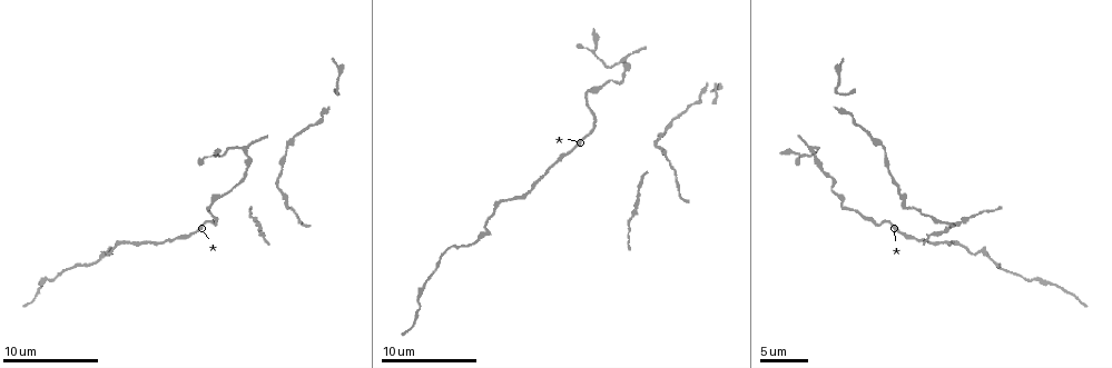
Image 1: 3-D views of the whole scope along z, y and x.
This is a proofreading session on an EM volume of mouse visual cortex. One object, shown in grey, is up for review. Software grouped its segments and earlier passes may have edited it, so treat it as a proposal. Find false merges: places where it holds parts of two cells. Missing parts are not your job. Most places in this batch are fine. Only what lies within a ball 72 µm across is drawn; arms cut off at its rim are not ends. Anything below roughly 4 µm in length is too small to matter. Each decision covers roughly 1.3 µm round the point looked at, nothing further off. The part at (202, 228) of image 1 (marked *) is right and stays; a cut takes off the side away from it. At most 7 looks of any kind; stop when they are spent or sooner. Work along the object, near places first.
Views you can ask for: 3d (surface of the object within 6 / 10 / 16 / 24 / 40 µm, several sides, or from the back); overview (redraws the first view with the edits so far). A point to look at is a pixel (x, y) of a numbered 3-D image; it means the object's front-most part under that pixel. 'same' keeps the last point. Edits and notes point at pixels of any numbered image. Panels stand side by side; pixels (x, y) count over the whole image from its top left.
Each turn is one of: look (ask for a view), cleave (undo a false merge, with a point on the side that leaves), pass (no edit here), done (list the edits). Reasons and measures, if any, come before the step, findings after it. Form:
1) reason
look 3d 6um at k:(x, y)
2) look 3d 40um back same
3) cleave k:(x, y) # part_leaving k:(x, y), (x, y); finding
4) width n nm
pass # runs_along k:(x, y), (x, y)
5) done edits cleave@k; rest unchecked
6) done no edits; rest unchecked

thin neck
look 3d 6um at 1:(527, 189)

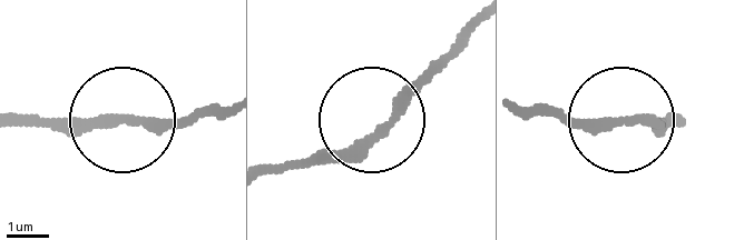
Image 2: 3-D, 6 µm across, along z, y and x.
other side
look 3d 6um back at 2:(630, 120)

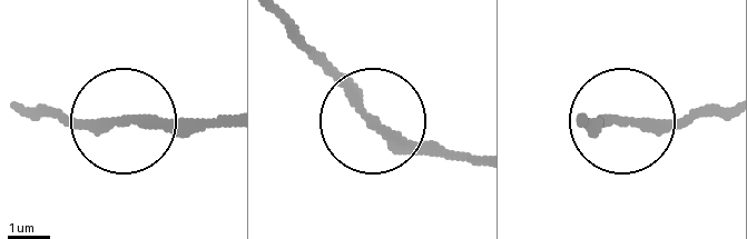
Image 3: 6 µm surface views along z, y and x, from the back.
pass # runs_along 3:(274, 18), (360, 113), (473, 163); all the same cell

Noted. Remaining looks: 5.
sudden change in width
look 3d 16um at 1:(635, 214)

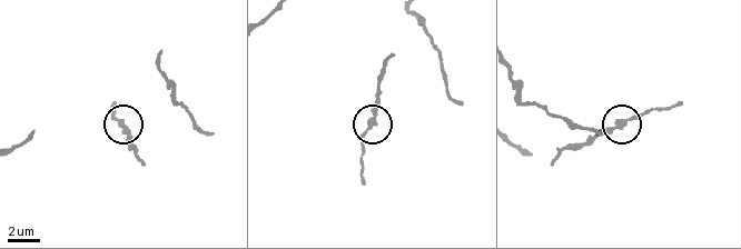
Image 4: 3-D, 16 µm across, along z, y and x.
pass # one cell here

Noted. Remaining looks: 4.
three arms meet
look 3d 6um at 1:(974, 252)

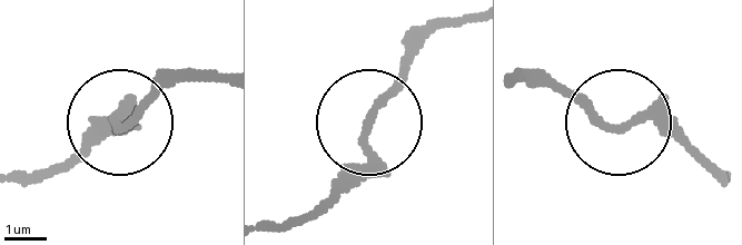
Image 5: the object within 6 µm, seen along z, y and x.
arms 3
pass # runs_along 5:(467, 18), (435, 28), (375, 114), (368, 156), (322, 206); all the same cell

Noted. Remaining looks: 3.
done no edits; rest unchecked

